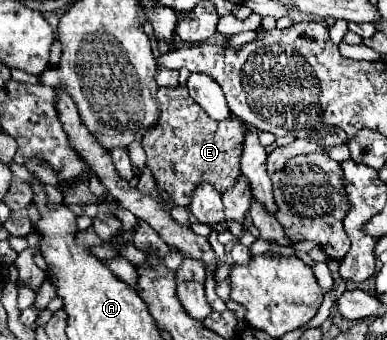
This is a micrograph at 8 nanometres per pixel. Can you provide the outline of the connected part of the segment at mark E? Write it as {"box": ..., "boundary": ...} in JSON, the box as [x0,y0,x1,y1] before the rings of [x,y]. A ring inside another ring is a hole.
{"box":[143,87,245,205],"boundary":[[[185,87],[159,89],[159,125],[143,137],[143,149],[147,153],[147,167],[153,173],[155,183],[169,193],[175,205],[189,205],[191,193],[199,183],[211,183],[219,193],[225,193],[237,183],[241,175],[241,141],[245,125],[231,117],[225,121],[213,121],[205,111],[189,97]]]}

